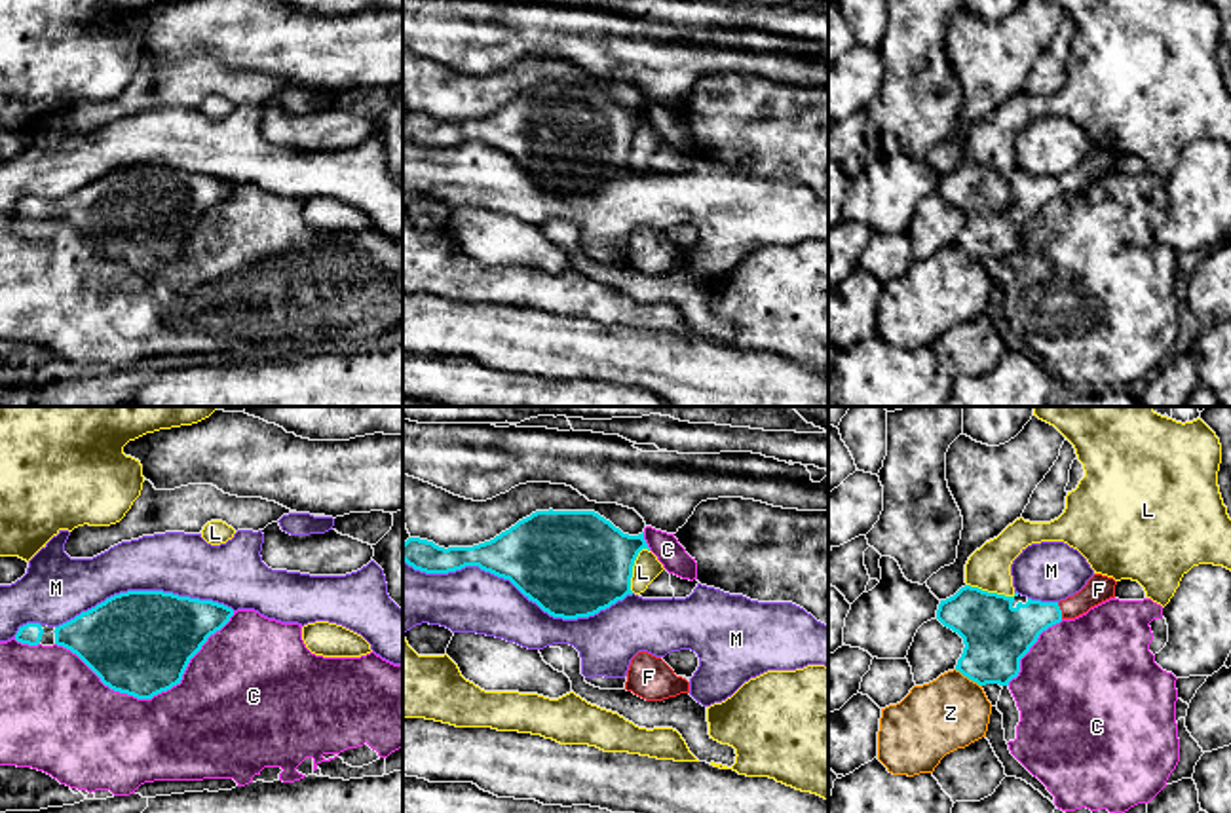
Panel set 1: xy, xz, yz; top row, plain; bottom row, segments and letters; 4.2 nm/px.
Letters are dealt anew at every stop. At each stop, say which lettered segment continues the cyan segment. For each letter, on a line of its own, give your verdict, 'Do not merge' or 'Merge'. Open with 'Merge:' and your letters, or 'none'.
Merge: F
C: Do not merge
F: Merge
L: Do not merge
M: Do not merge
Z: Do not merge

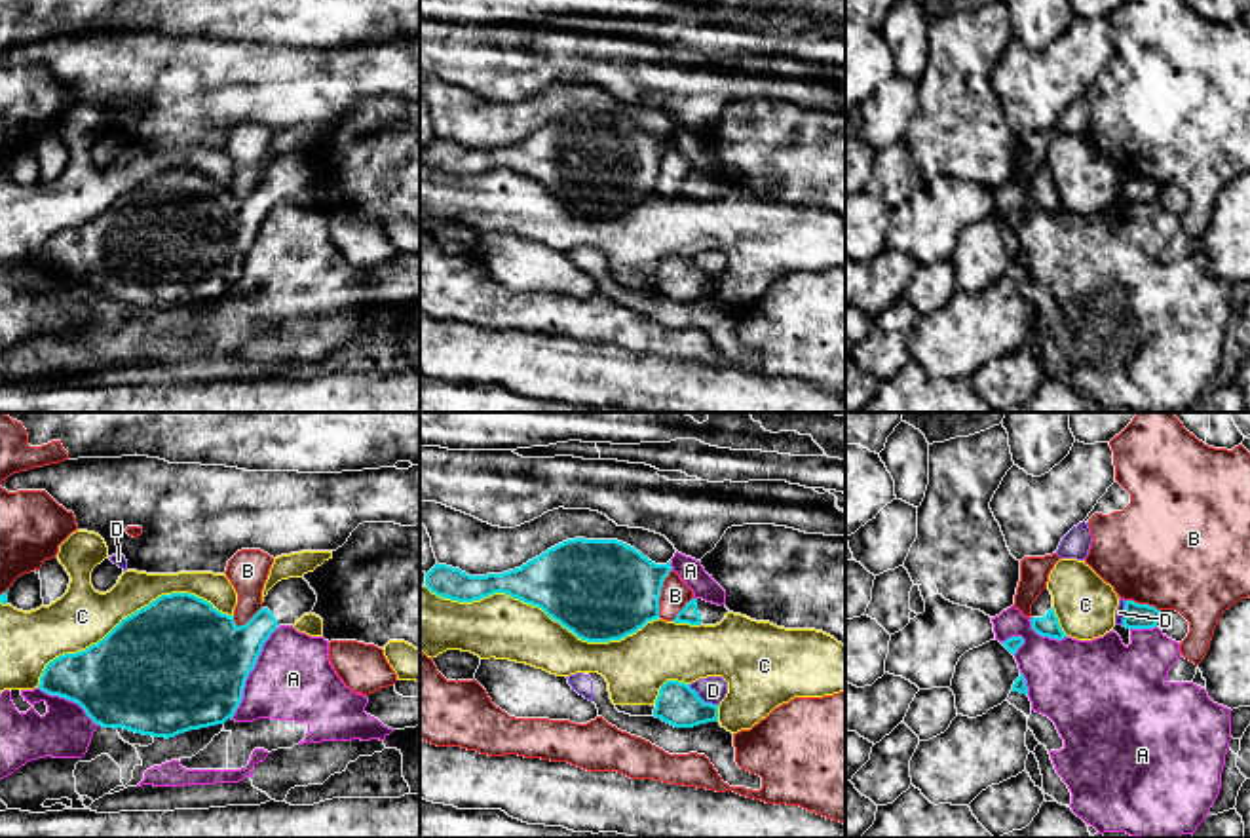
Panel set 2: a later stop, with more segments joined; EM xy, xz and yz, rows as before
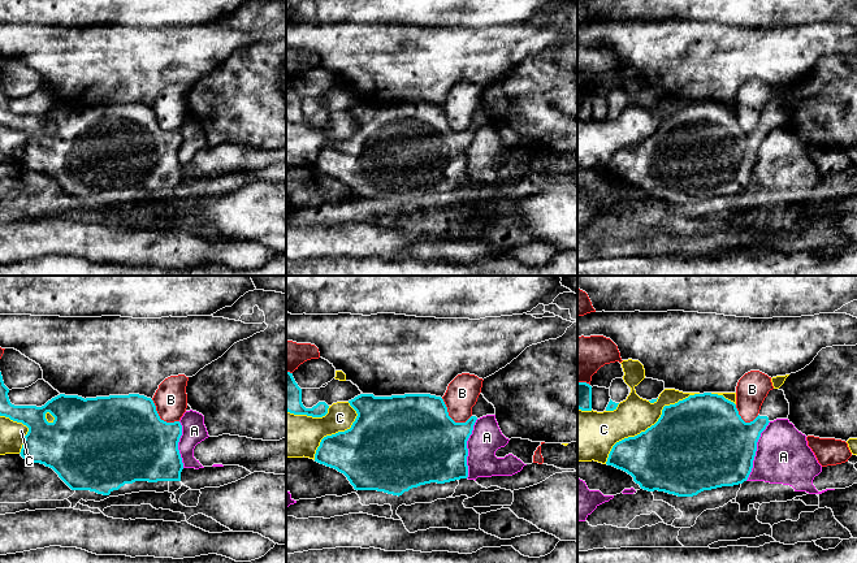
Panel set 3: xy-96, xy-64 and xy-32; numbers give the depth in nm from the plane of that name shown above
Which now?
Merge: none
A: Do not merge
B: Do not merge
C: Do not merge
D: Do not merge

